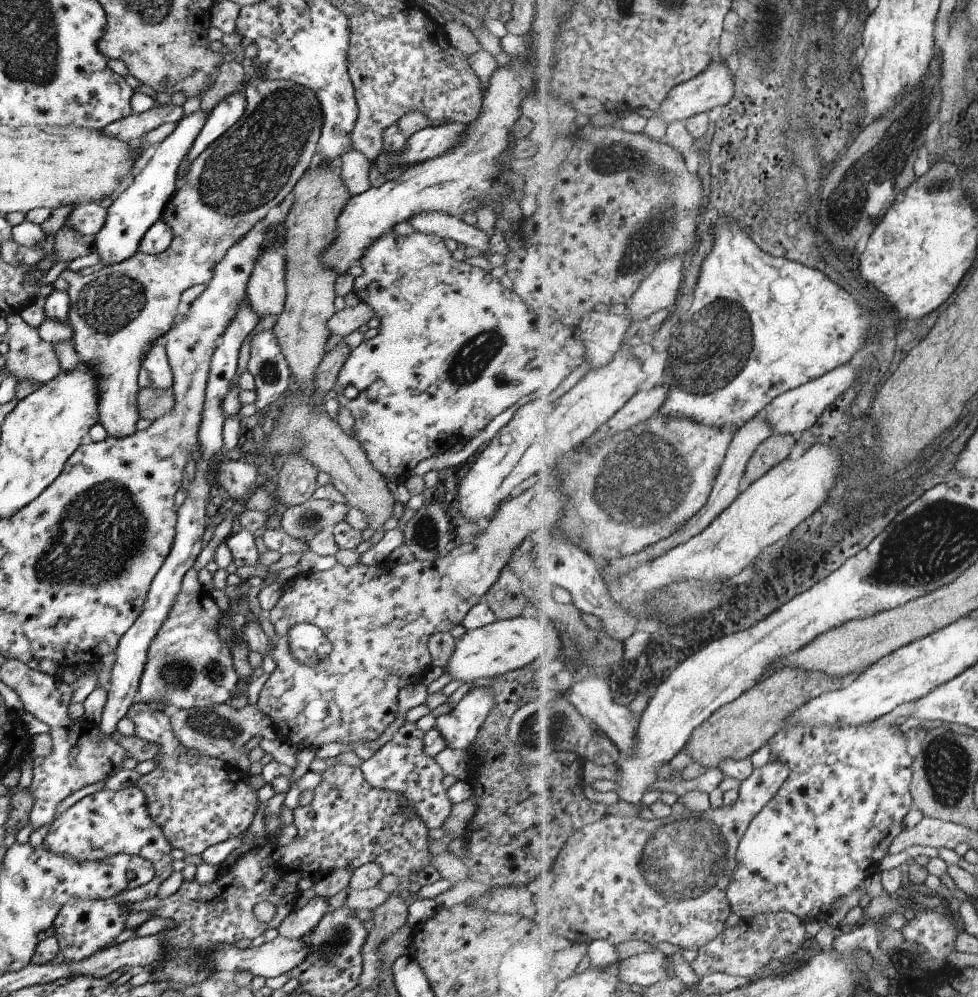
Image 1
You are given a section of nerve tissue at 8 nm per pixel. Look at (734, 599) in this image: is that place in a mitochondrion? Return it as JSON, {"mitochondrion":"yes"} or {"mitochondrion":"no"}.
{"mitochondrion":"no"}

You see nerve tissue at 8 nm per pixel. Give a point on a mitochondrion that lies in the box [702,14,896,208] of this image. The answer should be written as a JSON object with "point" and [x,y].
{"point":[761,60]}

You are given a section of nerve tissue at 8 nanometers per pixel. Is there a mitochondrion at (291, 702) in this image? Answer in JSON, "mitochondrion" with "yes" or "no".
{"mitochondrion":"no"}

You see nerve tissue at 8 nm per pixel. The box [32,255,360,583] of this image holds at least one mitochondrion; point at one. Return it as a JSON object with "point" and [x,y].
{"point":[107,305]}

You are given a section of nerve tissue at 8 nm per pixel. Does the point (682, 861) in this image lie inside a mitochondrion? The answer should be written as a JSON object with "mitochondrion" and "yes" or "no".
{"mitochondrion":"yes"}

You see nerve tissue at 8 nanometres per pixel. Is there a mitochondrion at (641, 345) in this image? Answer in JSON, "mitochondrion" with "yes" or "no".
{"mitochondrion":"no"}

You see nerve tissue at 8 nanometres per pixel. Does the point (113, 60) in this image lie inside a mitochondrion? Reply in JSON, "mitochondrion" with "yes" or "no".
{"mitochondrion":"no"}

